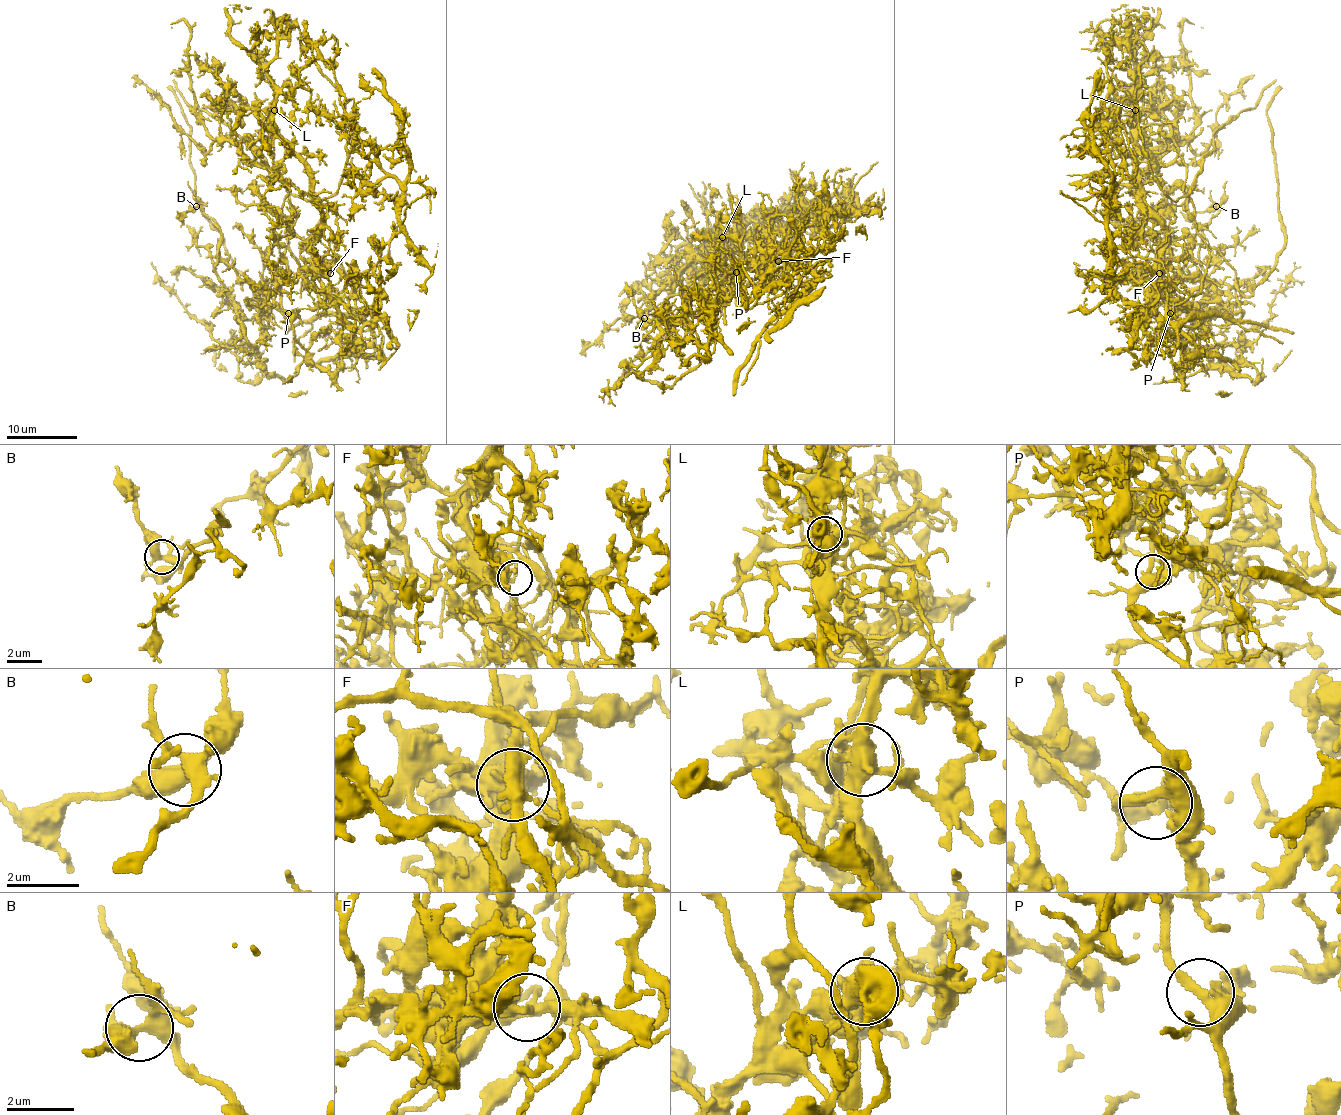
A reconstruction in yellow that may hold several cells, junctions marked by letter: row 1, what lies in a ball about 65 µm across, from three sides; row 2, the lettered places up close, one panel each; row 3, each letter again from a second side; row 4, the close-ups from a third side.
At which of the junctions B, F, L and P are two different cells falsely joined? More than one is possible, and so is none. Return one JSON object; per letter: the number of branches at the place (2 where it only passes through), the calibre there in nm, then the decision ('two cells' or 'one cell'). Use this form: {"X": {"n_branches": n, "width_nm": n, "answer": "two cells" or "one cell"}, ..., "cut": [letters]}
{"B": {"n_branches": 5, "width_nm": 400, "answer": "one cell"}, "F": {"n_branches": 2, "width_nm": 360, "answer": "two cells"}, "L": {"n_branches": 6, "width_nm": 500, "answer": "two cells"}, "P": {"n_branches": 2, "width_nm": 340, "answer": "one cell"}, "cut": ["F", "L"]}

